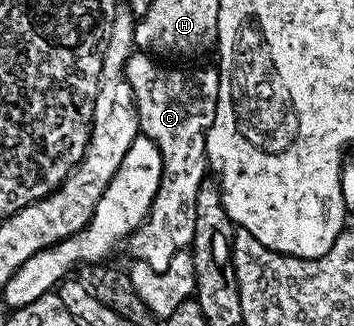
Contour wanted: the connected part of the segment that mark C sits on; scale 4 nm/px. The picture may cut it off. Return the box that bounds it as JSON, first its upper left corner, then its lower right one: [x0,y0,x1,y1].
[126,53,220,271]

